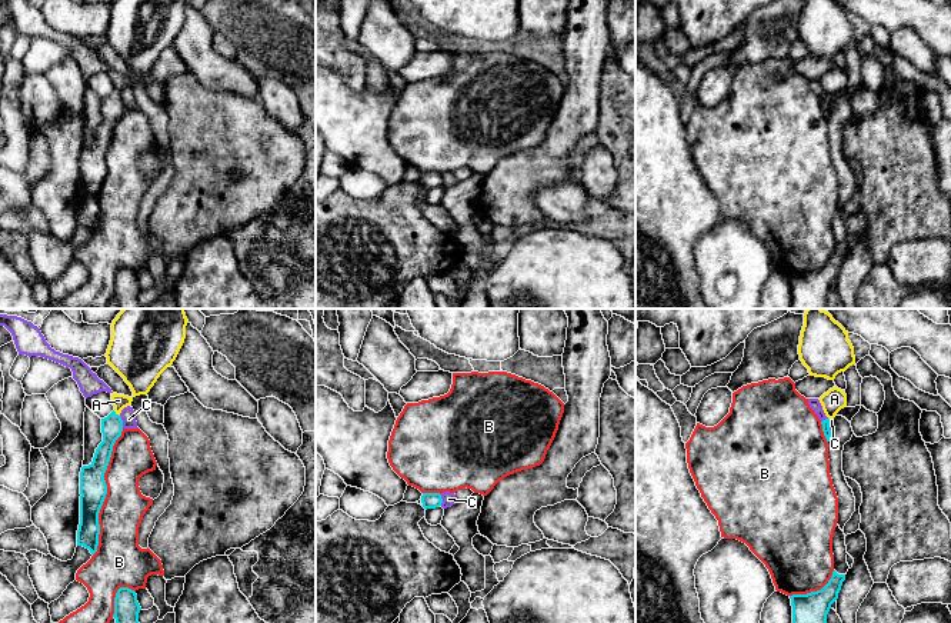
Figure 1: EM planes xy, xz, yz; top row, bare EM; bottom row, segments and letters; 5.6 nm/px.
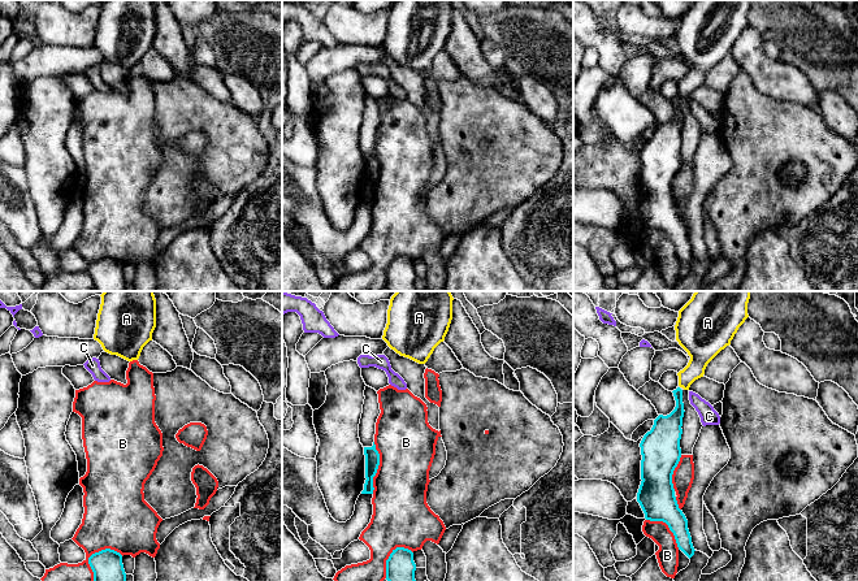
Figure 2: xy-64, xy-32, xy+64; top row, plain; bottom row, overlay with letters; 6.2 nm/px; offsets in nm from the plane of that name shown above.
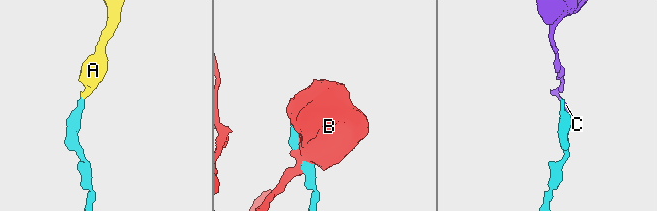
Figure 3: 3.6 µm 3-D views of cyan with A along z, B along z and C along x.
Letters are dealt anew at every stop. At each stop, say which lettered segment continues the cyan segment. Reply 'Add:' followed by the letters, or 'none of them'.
Add: A

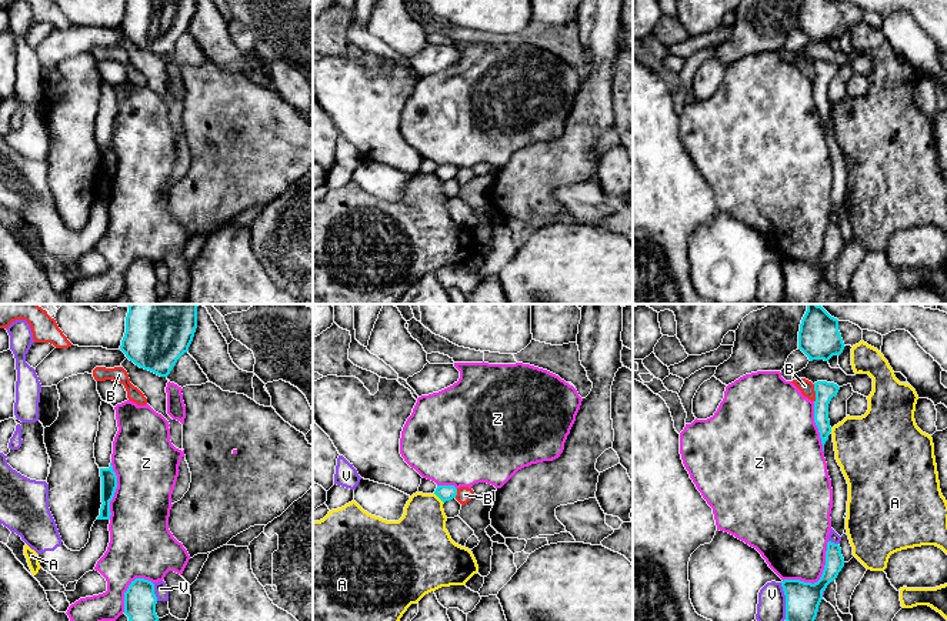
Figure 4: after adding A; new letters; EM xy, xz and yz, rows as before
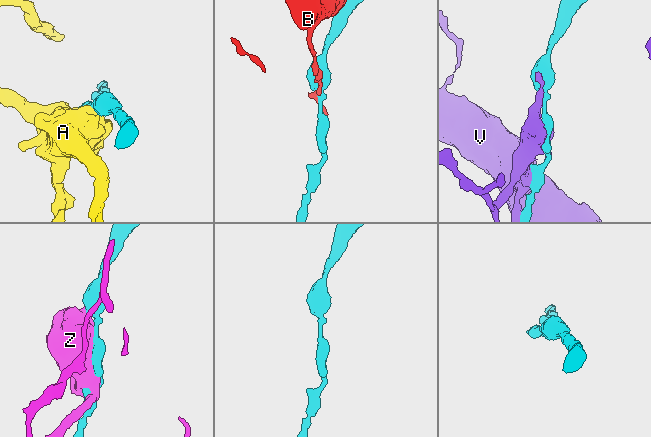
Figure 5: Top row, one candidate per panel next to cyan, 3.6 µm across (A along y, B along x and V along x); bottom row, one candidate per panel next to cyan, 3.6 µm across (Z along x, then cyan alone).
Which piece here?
Add: none of them

